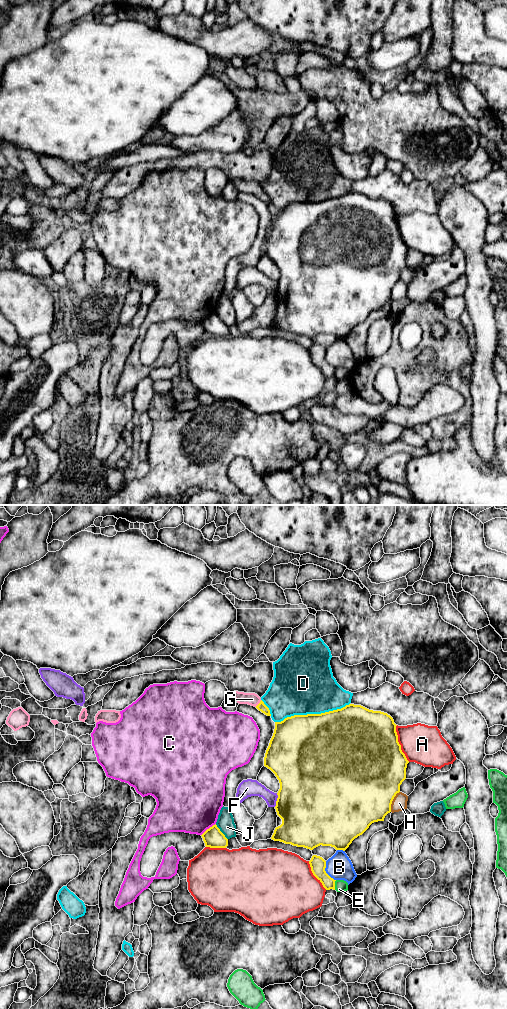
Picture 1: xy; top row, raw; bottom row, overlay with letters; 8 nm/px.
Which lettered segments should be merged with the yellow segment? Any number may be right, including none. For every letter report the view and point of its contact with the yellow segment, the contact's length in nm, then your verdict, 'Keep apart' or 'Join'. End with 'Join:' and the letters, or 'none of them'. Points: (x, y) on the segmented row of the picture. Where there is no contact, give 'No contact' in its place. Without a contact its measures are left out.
A: Touches yellow at xy (398, 743). Shared border 320 nm. Keep apart
B: Touches yellow at xy (325, 871). Shared border 180 nm. Keep apart
C: Touches yellow at xy (209, 828). Shared border 160 nm. Keep apart
D: Touches yellow at xy (312, 714). Shared border 600 nm. Keep apart
E: Touches yellow at xy (334, 885). Shared border 80 nm. Keep apart
F: Touches yellow at xy (277, 800). Shared border 110 nm. Keep apart
G: Touches yellow at xy (259, 703). Shared border 80 nm. Join
H: Touches yellow at xy (392, 800). Shared border 180 nm. Keep apart
J: Touches yellow at xy (221, 832). Shared border 160 nm. Keep apart
Join: G

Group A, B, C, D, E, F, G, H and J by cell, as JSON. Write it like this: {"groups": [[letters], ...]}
{"groups": [["A"], ["B"], ["C"], ["D"], ["E"], ["F"], ["G"], ["H"], ["J"]]}

